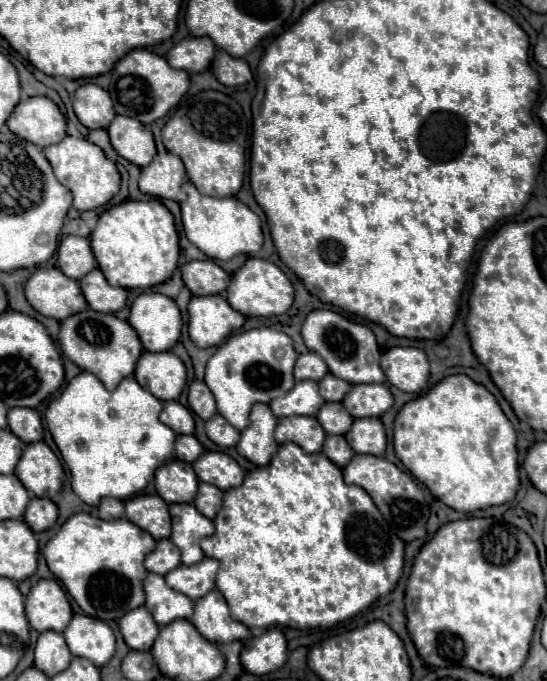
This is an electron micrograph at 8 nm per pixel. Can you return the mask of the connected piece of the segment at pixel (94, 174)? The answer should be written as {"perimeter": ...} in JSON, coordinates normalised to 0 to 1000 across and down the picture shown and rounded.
{"perimeter":[[[119,200],[108,211],[93,211],[79,220],[82,232],[97,244],[101,261],[122,273],[133,282],[133,305],[141,308],[170,308],[181,302],[192,302],[214,282],[221,270],[221,258],[207,238],[199,238],[188,226],[188,220],[174,211],[166,211],[155,203]]]}

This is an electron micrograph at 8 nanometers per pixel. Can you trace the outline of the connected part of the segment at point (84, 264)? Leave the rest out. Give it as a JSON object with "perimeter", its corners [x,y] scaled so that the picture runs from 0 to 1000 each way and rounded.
{"perimeter":[[[115,347],[104,364],[104,391],[133,411],[148,411],[159,399],[166,399],[177,388],[163,352],[148,347]]]}

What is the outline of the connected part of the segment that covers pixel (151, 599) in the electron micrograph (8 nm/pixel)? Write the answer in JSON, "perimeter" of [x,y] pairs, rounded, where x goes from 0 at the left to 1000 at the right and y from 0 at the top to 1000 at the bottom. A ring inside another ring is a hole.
{"perimeter":[[[269,843],[265,855],[265,893],[276,899],[291,919],[305,919],[316,910],[346,910],[353,902],[353,881],[331,869],[313,866],[302,858],[302,849],[291,843]]]}

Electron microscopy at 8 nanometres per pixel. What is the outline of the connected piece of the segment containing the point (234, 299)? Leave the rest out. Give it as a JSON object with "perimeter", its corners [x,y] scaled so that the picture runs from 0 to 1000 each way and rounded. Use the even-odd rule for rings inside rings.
{"perimeter":[[[455,379],[422,408],[415,423],[415,443],[444,464],[510,464],[521,461],[536,446],[536,420],[499,385]]]}

